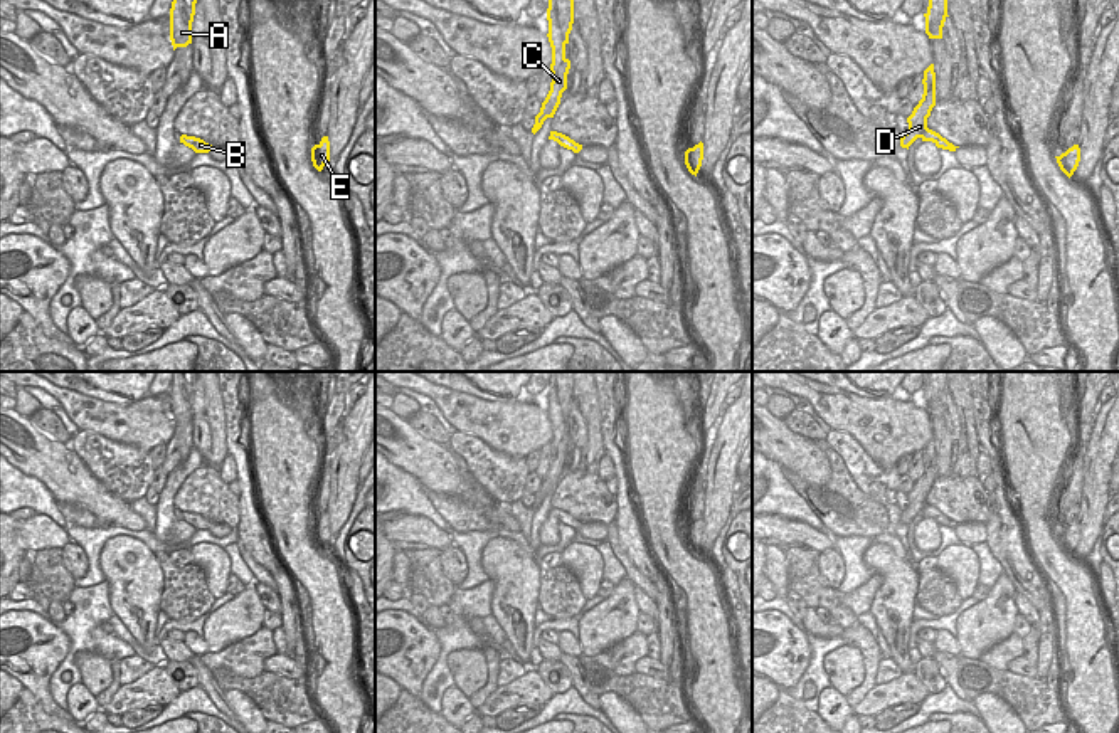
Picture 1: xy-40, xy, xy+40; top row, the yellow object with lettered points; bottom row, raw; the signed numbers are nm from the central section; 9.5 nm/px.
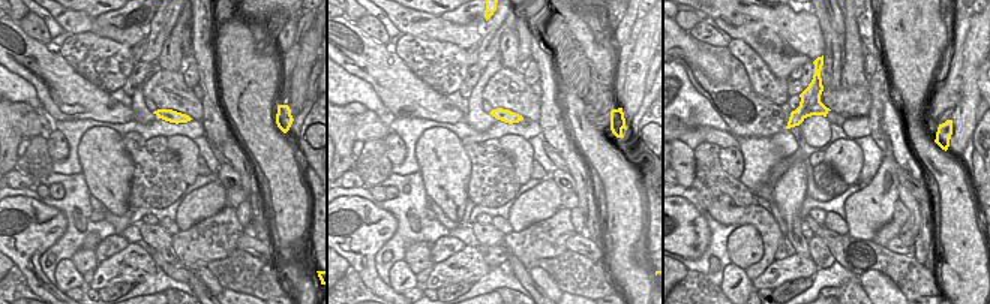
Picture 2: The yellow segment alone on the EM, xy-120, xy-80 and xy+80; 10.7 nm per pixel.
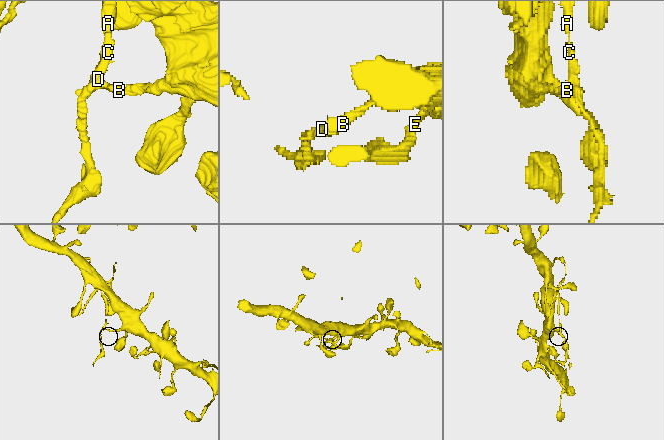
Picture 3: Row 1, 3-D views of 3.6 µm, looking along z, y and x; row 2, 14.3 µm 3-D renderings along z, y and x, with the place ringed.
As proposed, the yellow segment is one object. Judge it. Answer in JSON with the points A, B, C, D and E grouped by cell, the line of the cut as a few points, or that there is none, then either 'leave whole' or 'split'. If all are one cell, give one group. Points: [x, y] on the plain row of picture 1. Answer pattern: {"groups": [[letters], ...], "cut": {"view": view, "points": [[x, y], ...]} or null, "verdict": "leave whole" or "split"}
{"groups": [["A", "C", "D"], ["B", "E"]], "cut": {"view": "xy+40", "points": [[939, 511], [936, 522]]}, "verdict": "split"}

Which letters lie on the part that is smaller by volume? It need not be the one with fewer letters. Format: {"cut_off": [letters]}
{"cut_off": ["A", "C", "D"]}

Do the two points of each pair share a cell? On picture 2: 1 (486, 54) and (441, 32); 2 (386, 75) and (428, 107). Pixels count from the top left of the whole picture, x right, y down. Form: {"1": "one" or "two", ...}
{"1": "two", "2": "one"}

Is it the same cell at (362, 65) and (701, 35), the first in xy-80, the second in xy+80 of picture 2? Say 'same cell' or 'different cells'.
different cells

